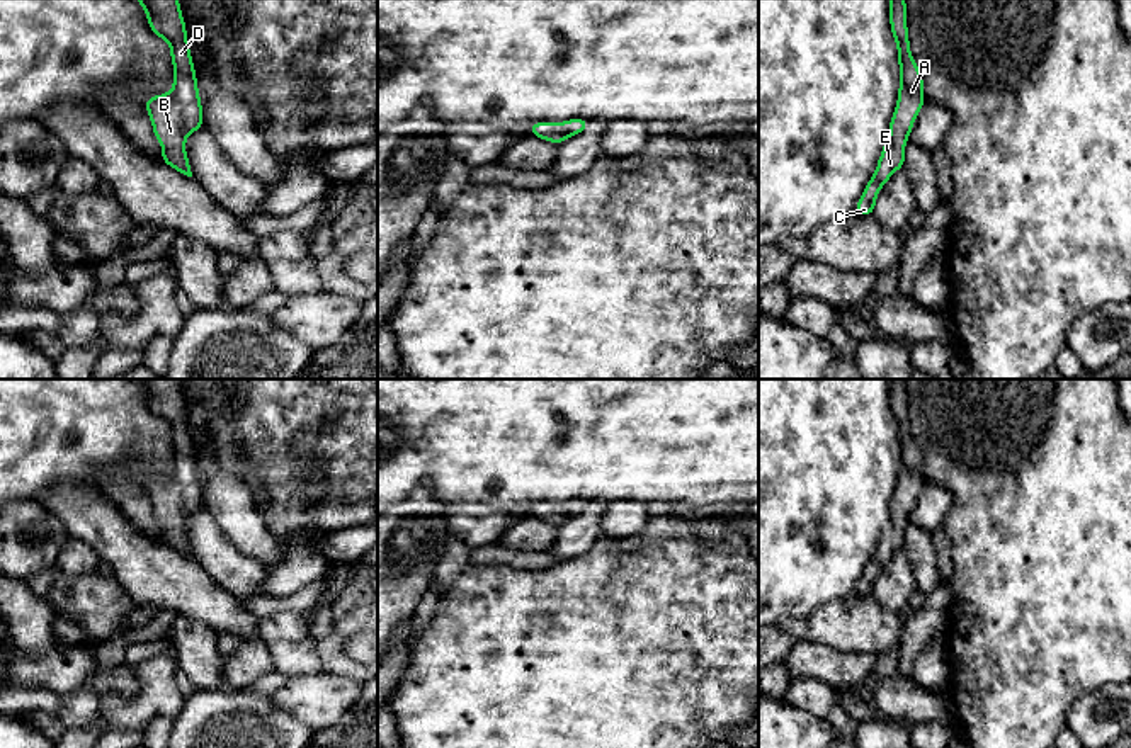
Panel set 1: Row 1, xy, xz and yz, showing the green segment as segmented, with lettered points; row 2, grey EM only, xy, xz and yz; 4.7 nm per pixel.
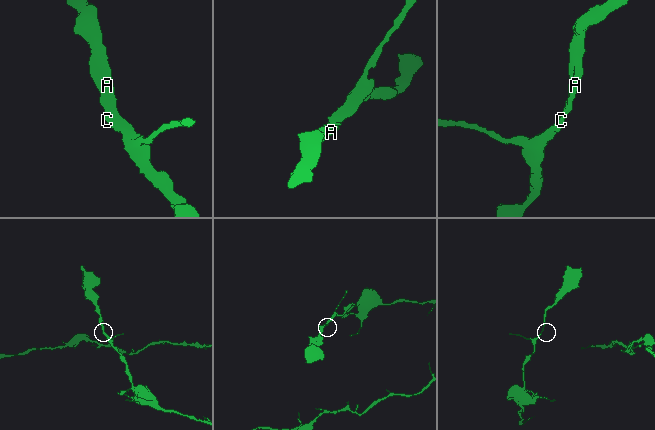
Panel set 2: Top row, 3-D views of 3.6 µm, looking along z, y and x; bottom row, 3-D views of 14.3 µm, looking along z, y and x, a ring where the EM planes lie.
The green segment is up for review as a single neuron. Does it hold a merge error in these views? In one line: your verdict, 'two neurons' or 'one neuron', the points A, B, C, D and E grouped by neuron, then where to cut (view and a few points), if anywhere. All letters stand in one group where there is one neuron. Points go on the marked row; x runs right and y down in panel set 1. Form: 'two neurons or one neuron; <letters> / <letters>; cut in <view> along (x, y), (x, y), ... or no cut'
one neuron; A B C D E; no cut

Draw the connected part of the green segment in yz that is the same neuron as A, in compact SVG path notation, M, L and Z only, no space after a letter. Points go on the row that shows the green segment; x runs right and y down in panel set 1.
M889 0L889 26L898 49L898 100L889 121L889 138L884 141L883 153L878 158L878 168L855 204L854 212L857 216L871 216L874 212L881 187L896 170L903 168L903 146L908 143L913 122L925 104L924 78L910 51L905 0Z

